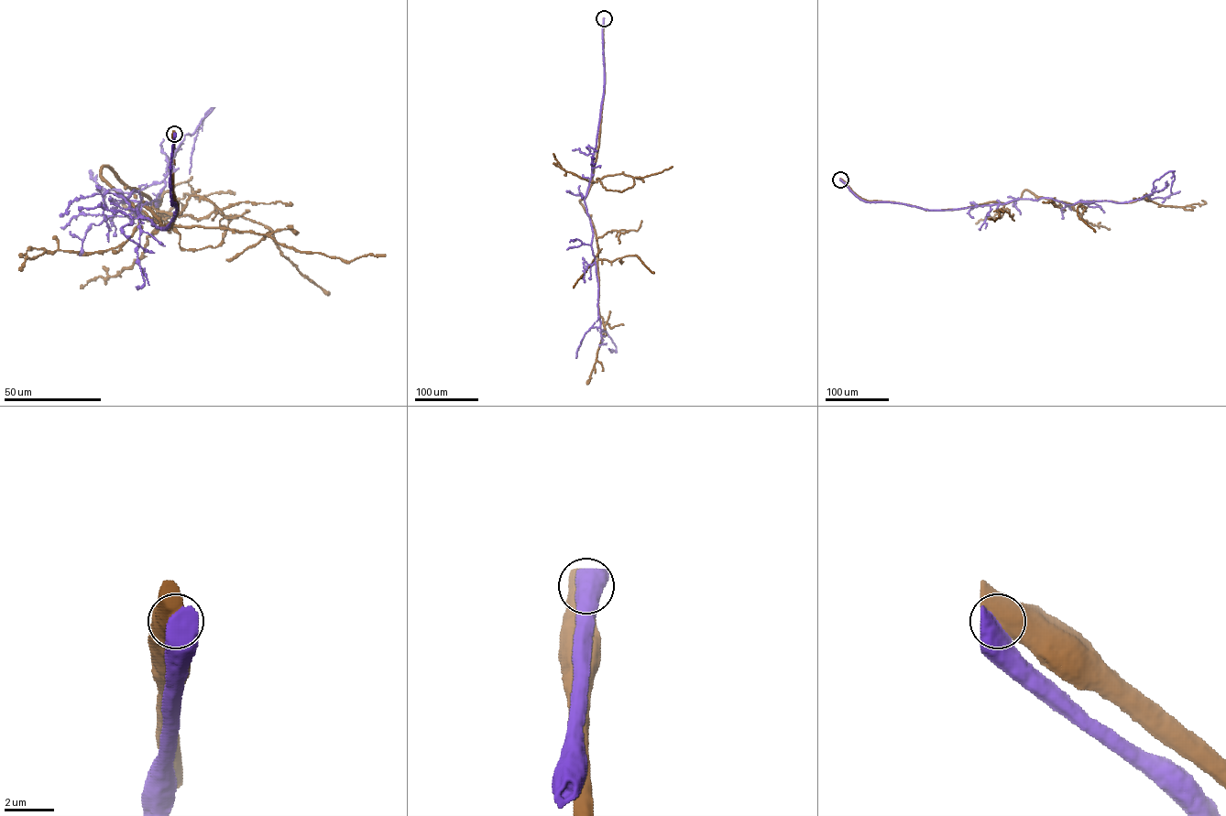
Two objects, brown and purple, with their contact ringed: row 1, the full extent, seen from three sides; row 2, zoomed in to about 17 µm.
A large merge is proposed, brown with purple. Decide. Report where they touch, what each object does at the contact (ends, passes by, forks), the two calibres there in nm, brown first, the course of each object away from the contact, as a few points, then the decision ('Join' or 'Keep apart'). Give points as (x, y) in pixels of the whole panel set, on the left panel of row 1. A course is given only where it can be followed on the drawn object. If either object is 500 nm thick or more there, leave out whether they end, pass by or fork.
Place: (174, 134). Thickness 750 nm (brown) against 950 nm. Course of brown: (174, 134), (173, 222), (126, 200), (103, 167), (158, 210), (167, 191), (175, 204), (150, 218), (127, 198). Course of purple: (174, 134), (169, 223), (114, 194), (136, 190), (136, 212), (158, 206), (172, 155), (213, 109), (190, 174). Keep apart

